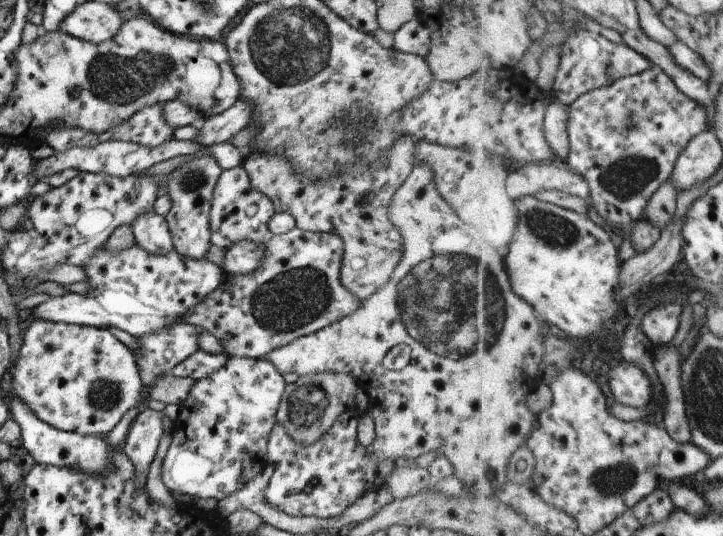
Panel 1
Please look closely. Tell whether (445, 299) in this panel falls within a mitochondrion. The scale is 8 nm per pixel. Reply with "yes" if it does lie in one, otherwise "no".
yes

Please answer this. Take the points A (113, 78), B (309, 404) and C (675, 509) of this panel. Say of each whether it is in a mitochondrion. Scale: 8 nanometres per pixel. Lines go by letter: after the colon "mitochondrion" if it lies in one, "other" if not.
A: mitochondrion
B: mitochondrion
C: other

